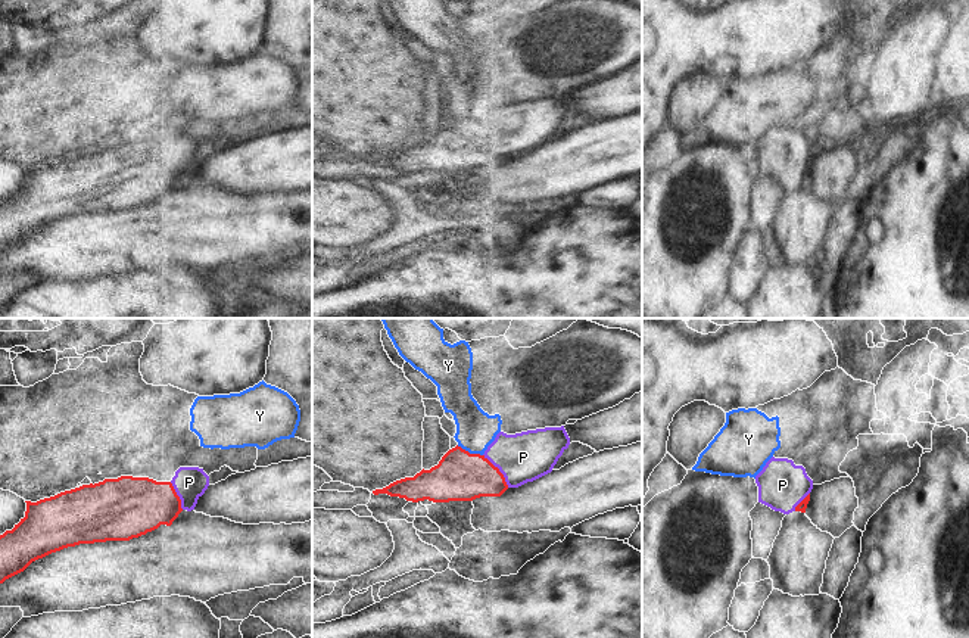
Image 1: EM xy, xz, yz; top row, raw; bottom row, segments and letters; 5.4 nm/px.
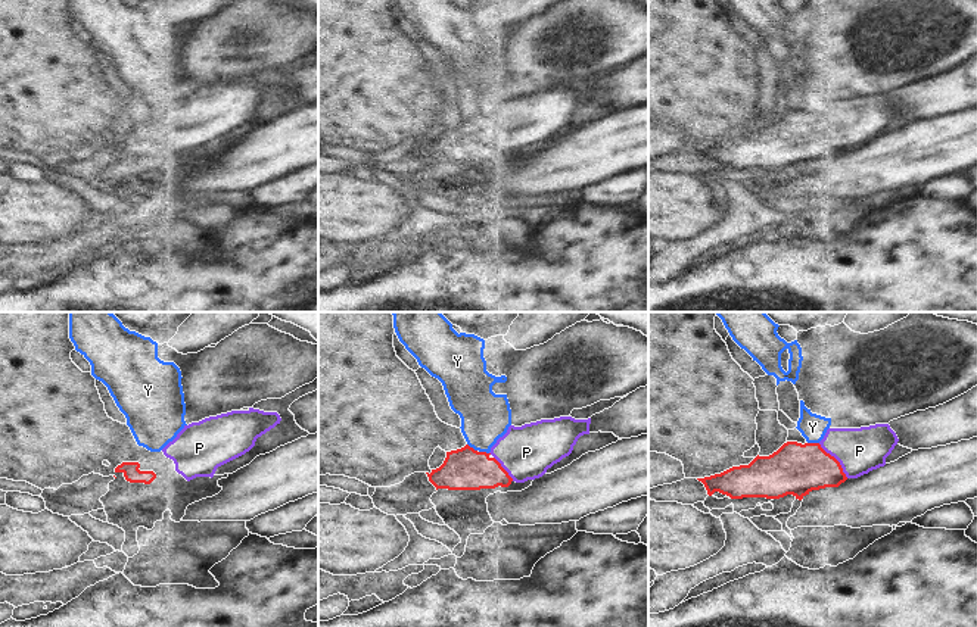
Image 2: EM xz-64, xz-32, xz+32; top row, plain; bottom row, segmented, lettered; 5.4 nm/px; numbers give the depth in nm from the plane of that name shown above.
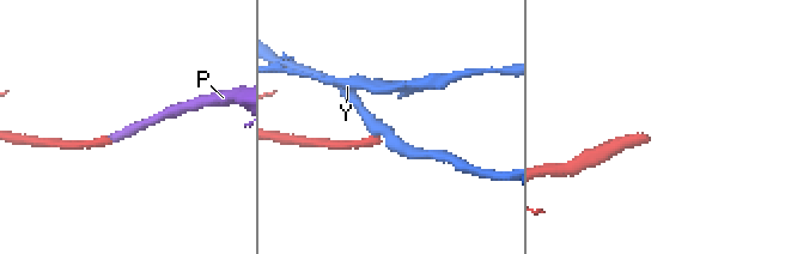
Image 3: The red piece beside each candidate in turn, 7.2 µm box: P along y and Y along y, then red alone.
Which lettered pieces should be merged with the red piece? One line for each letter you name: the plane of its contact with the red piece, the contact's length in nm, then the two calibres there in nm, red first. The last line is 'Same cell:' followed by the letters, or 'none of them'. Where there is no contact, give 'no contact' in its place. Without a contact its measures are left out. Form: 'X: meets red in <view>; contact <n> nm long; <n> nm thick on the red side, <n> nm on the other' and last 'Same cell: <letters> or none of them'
P: meets red in xz; contact 240 nm long; 280 nm thick on the red side, 280 nm on the other
Same cell: P

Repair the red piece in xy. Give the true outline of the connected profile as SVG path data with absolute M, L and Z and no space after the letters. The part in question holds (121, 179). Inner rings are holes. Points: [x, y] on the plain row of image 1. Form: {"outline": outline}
{"outline": "M180 137L171 152L156 152L149 147L121 146L105 149L99 153L60 162L37 172L25 171L25 187L12 200L0 205L0 253L24 242L32 231L52 222L80 214L106 211L130 211L158 199L161 194L171 196L183 180L194 180L197 169L209 156L209 146L199 137Z"}

